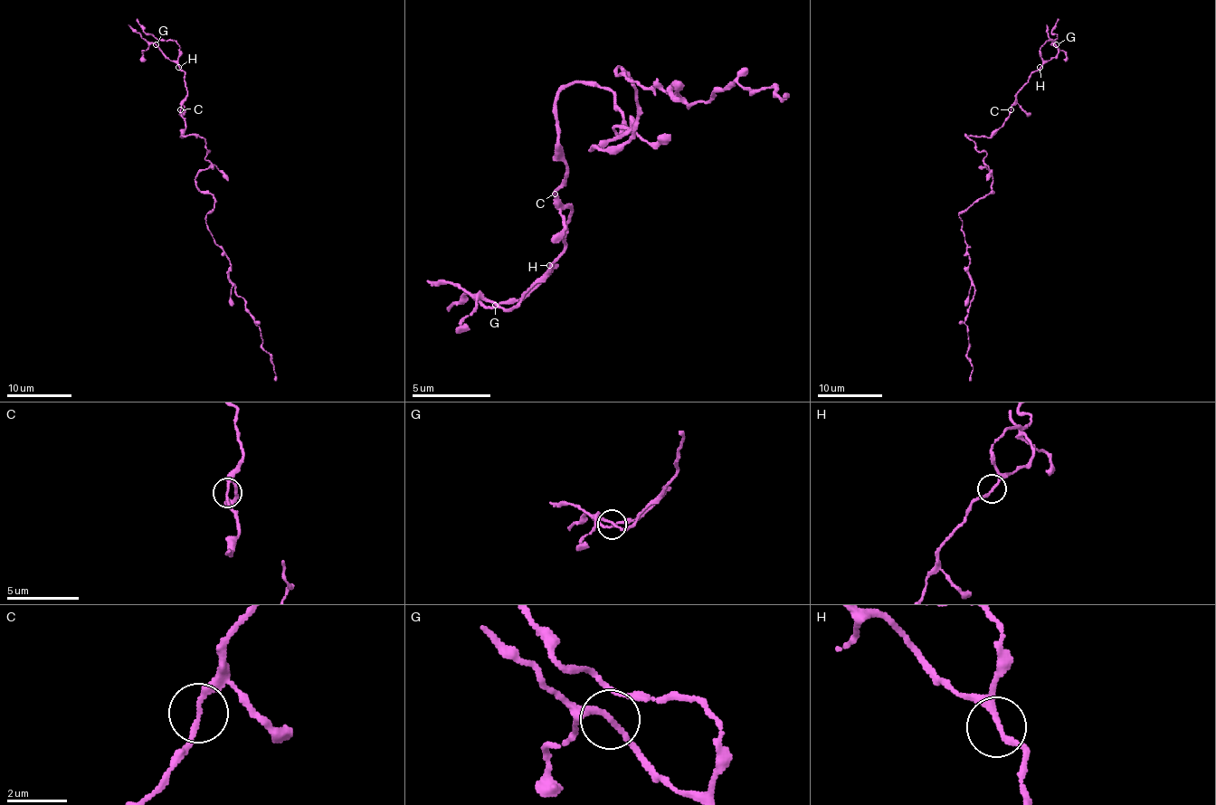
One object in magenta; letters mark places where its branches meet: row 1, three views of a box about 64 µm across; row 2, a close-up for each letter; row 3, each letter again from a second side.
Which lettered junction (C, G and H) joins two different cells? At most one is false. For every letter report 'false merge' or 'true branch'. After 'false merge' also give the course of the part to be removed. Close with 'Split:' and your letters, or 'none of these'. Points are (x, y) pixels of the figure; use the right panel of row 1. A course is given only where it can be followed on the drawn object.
C: true branch
G: true branch
H: true branch
Split: none of these

